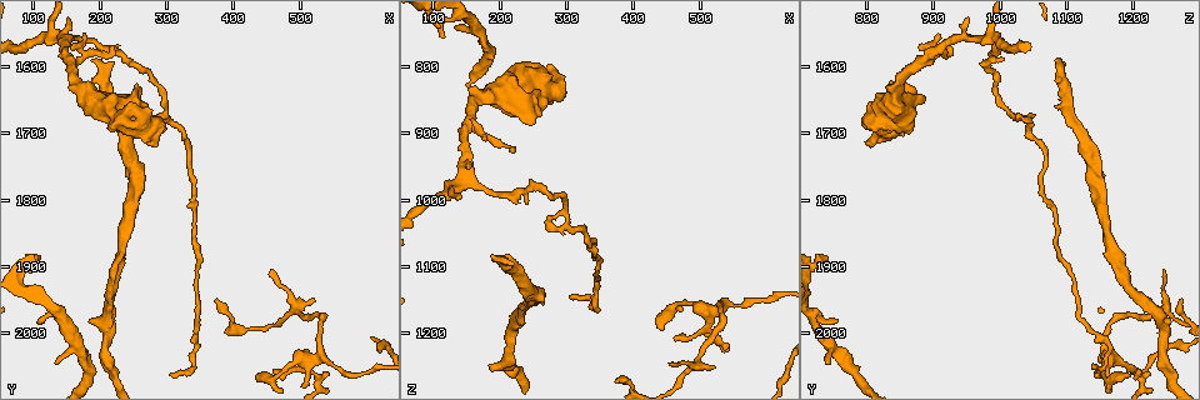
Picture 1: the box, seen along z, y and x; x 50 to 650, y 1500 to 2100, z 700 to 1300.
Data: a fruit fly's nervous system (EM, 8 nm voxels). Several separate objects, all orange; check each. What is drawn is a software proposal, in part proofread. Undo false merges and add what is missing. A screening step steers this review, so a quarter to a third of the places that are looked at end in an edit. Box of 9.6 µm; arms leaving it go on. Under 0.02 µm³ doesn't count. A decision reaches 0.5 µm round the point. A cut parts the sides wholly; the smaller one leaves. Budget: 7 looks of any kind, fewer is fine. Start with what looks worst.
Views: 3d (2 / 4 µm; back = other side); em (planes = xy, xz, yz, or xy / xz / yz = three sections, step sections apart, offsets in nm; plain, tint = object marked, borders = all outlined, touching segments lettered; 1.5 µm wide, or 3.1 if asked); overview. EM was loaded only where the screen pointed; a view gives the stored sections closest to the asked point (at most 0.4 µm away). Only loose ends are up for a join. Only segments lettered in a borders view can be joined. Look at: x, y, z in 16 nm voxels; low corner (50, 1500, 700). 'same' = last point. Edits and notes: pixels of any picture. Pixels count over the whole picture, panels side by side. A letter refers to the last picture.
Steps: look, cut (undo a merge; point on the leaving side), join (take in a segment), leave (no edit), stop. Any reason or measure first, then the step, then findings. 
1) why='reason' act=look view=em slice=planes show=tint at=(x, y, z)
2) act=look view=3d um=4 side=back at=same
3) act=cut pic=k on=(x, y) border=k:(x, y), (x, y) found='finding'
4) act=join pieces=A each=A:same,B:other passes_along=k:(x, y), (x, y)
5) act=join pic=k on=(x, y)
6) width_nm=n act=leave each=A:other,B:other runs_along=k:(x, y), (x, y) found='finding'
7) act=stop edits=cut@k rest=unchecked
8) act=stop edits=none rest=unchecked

why='free end' act=look view=em slice=xy step=8 show=borders at=(190, 1590, 1080)

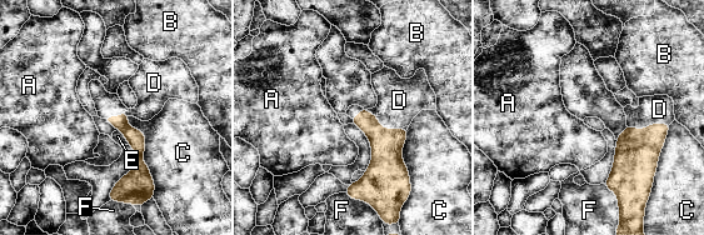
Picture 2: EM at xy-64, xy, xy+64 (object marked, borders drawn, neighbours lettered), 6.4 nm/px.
act=look view=em slice=planes show=borders at=same

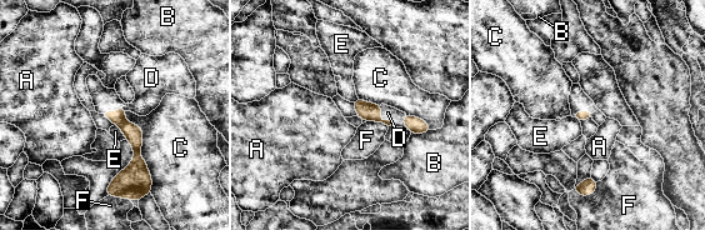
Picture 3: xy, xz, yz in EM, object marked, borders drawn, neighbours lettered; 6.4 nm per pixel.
longest_contact=C:500nm act=join pic=3 on=(388, 113) each=A:other,B:other,C:other,D:same,E:other,F:other found='it goes on there'

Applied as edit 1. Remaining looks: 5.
why='thin end' act=look view=em slice=yz step=8 show=tint at=(455, 1905, 1245)

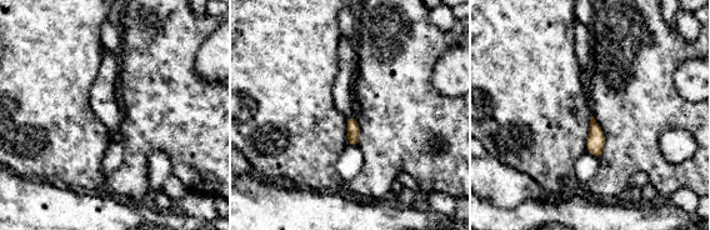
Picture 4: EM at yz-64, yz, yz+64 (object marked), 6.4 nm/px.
act=look view=em slice=planes show=borders at=same

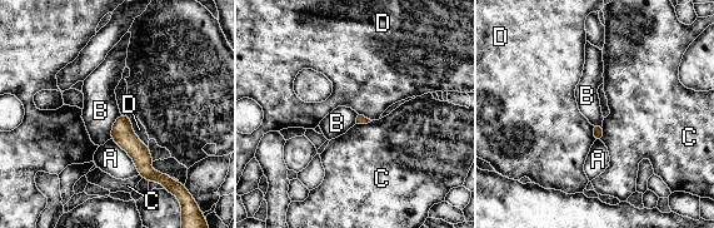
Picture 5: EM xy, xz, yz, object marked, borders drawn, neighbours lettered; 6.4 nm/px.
act=leave each=A:other,B:other,C:other,D:other found='no lettered segment goes on from it'

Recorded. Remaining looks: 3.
why='abrupt turn' act=look view=3d um=4 at=(530, 2070, 1210)

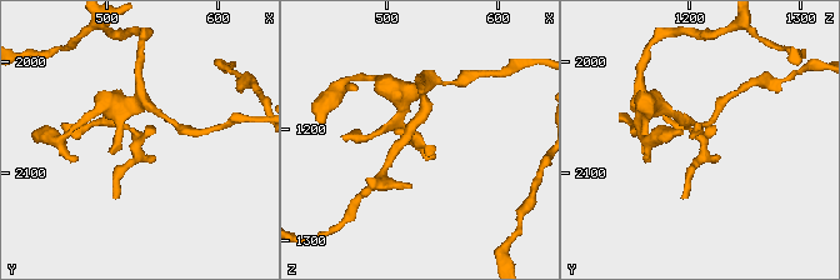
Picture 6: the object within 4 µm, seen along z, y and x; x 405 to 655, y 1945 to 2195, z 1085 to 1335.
why='shape alone is not enough' act=look view=em slice=planes show=borders at=(530, 2072, 1212)

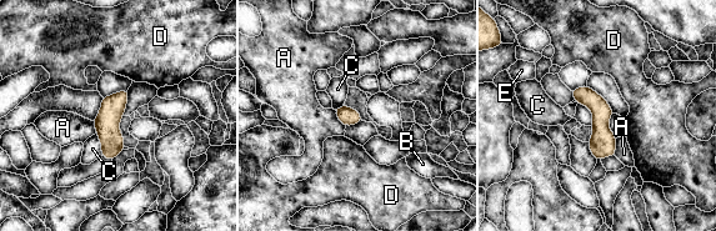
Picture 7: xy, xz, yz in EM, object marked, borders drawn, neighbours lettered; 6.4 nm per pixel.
act=leave each=A:other,B:other,C:other,D:other,E:other border=7:(95, 134), (100, 141), (101, 155) found='continuous, no second neuron'

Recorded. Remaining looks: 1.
act=stop edits=join@3 rest=unchecked

